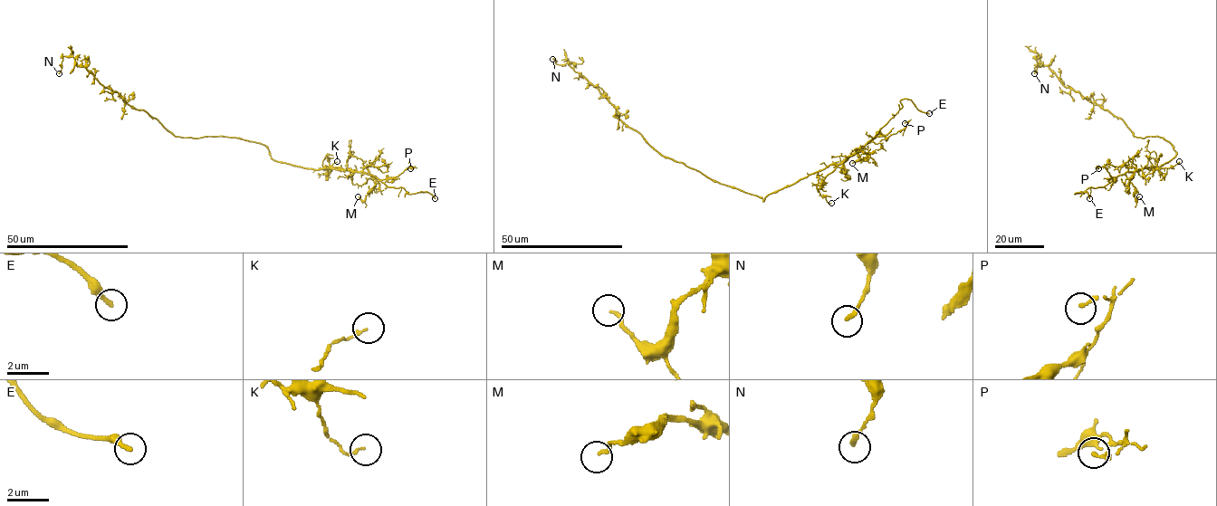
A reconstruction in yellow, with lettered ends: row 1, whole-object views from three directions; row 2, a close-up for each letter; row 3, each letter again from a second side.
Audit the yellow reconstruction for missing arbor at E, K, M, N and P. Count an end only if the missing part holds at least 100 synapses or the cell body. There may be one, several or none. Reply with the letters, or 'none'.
E

